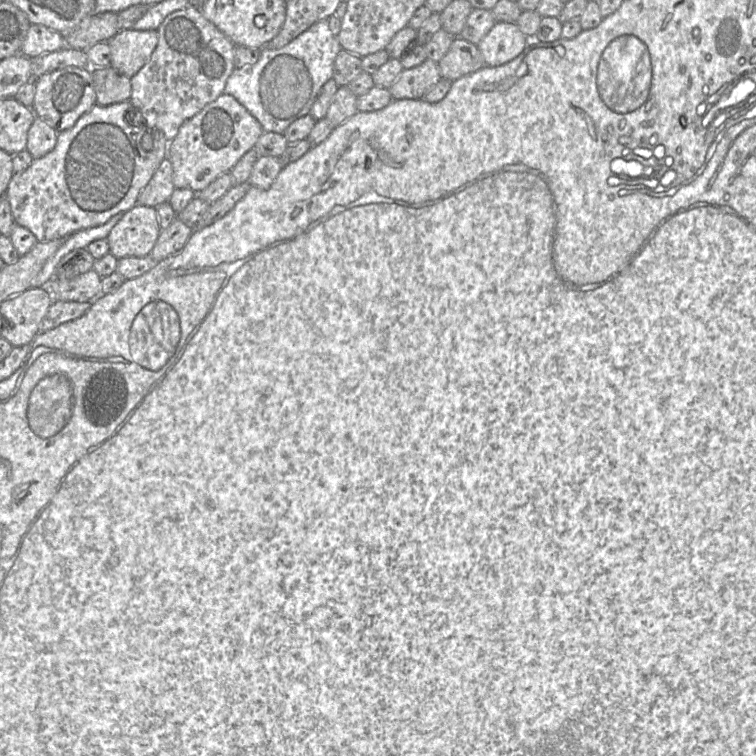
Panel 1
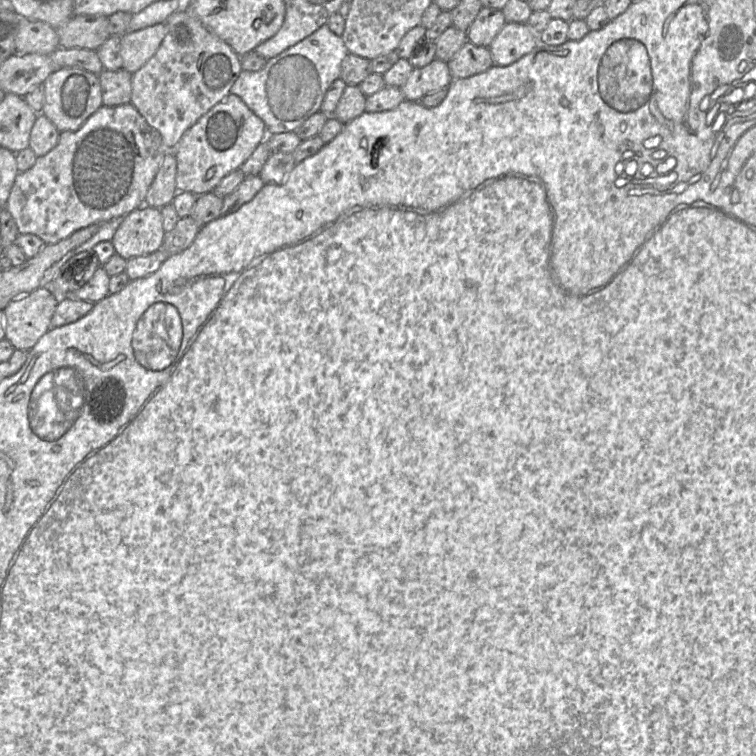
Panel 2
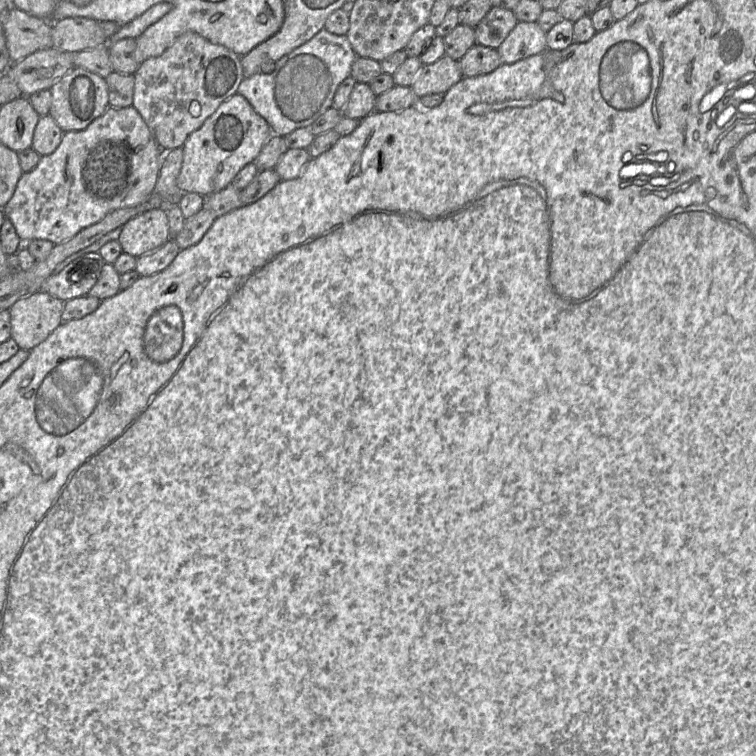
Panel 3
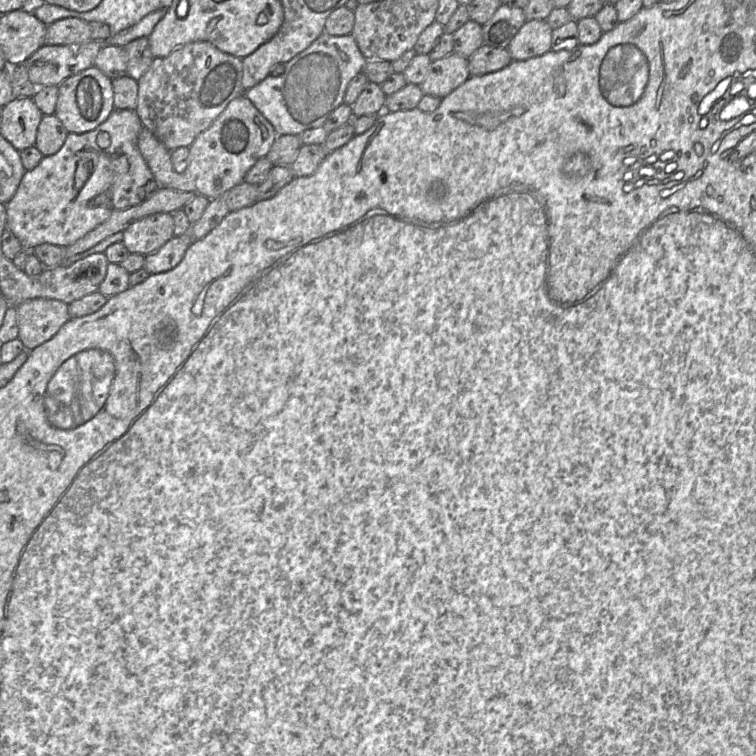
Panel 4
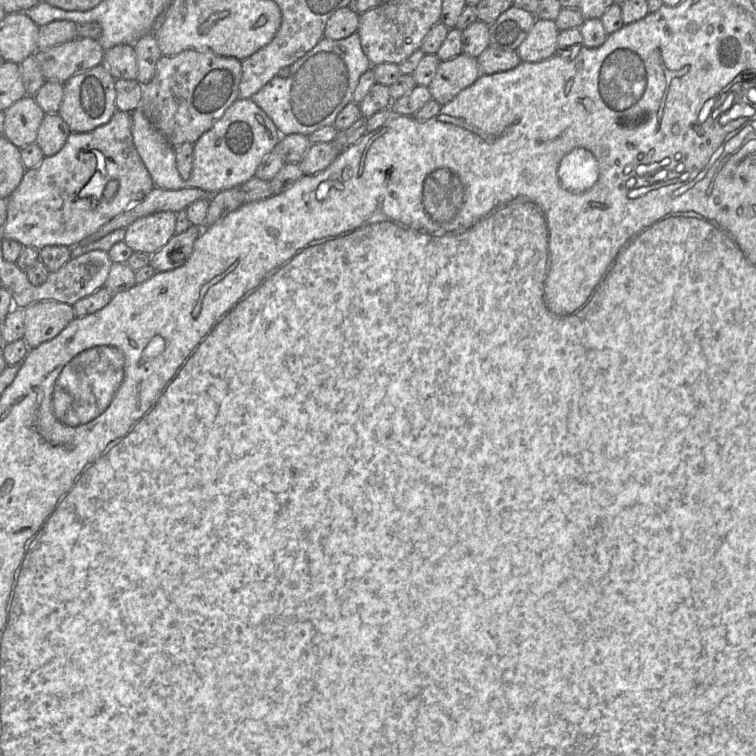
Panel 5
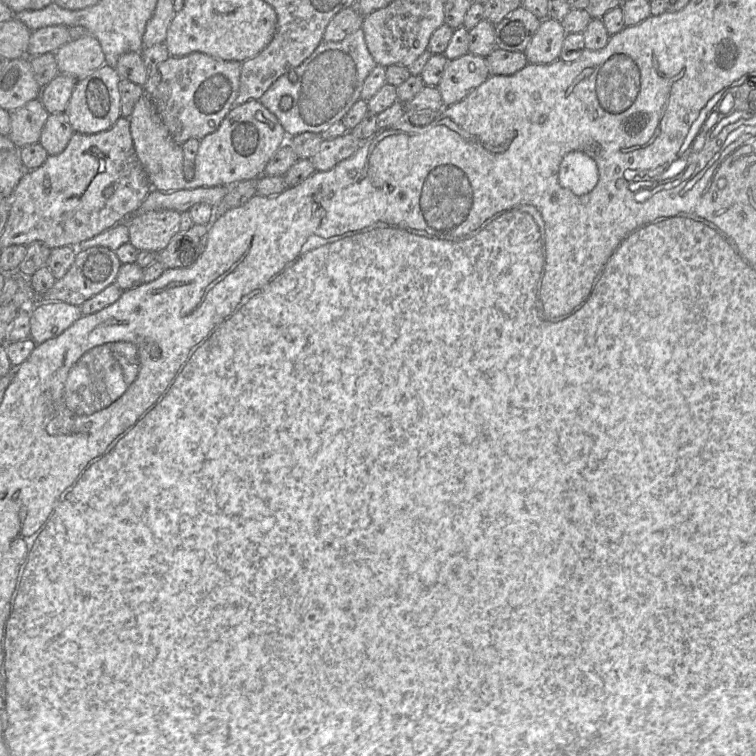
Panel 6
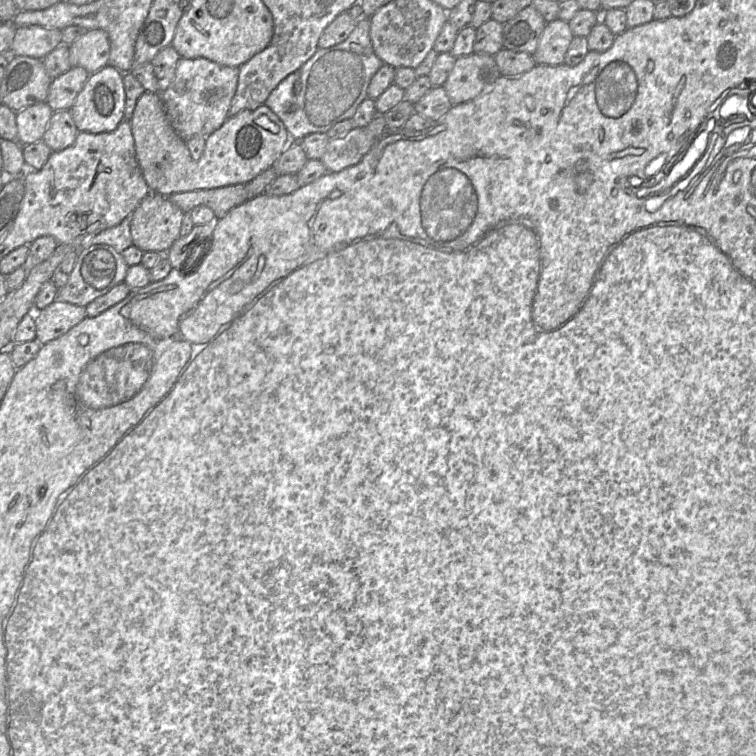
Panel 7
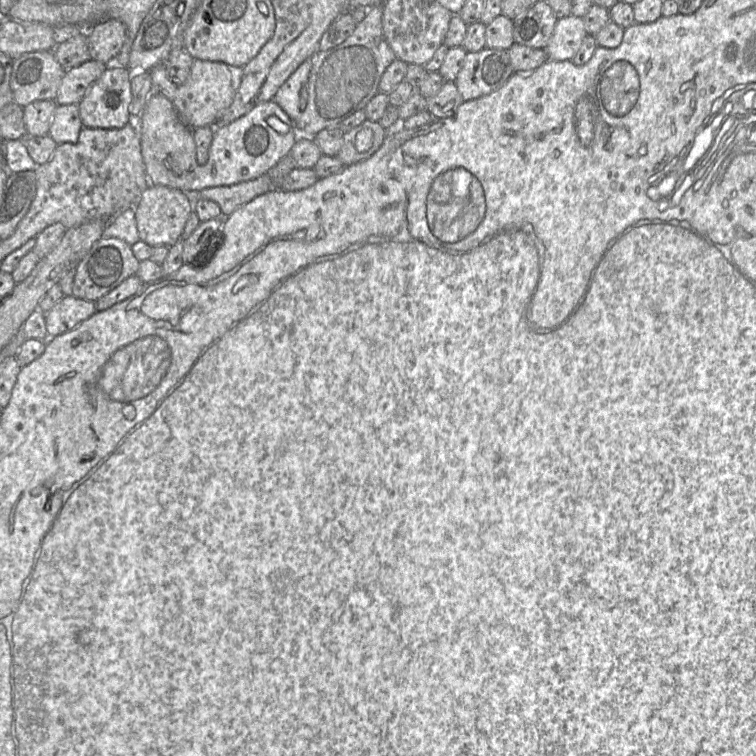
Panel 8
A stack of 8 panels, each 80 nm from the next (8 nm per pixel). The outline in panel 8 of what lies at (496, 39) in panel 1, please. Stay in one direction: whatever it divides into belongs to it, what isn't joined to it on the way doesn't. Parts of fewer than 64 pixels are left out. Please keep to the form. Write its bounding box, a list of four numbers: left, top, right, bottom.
[545,15,587,60]

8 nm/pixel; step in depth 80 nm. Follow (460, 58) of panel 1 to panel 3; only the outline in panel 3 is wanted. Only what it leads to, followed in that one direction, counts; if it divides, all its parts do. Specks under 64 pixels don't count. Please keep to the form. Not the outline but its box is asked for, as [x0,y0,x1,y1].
[459,45,502,77]

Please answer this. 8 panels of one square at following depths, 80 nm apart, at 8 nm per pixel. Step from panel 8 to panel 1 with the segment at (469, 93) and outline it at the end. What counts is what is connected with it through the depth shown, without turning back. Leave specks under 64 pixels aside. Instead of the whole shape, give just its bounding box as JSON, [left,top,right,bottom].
[388,59,441,99]

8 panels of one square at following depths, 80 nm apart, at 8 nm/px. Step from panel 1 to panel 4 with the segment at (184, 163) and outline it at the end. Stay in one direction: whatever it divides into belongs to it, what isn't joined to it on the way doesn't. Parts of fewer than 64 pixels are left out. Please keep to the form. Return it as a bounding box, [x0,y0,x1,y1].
[138,95,276,200]

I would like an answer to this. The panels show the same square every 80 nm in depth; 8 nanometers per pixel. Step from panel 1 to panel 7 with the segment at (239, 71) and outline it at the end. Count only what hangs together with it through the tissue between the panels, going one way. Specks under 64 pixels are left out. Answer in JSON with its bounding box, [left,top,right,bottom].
[264,17,385,140]

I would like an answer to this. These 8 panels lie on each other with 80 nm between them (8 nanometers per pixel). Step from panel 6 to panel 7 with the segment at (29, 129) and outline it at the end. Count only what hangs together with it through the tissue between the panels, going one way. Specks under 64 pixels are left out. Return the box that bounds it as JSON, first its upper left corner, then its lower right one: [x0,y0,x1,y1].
[17,102,53,145]

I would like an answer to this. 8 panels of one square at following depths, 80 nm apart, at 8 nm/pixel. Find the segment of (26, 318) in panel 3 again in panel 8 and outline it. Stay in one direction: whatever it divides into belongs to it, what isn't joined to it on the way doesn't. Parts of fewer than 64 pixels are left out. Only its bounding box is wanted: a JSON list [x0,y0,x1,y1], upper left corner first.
[45,296,97,337]

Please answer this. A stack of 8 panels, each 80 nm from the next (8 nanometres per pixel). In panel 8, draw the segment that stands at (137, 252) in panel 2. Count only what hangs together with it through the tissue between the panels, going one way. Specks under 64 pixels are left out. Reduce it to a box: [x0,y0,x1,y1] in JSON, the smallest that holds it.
[136,185,193,247]

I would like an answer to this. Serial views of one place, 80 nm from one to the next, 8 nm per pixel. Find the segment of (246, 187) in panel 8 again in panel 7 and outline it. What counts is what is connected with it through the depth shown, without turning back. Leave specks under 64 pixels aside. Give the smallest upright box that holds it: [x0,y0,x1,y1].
[167,184,249,219]

